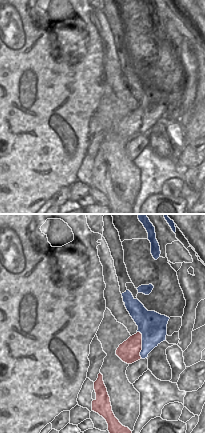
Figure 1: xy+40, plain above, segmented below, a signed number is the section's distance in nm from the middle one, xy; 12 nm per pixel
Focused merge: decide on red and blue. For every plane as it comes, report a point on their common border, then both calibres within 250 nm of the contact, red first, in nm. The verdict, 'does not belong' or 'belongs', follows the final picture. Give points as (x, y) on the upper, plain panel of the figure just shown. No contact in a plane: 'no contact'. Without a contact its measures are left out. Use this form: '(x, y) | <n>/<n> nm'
(141, 120) | 260/340 nm

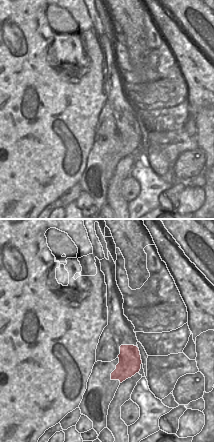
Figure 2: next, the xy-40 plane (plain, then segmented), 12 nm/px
no contact

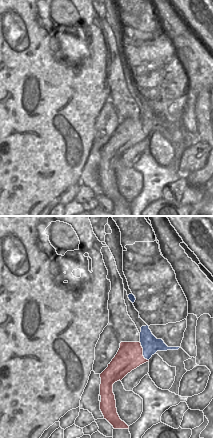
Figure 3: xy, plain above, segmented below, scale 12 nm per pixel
(142, 128) | 320/220 nm

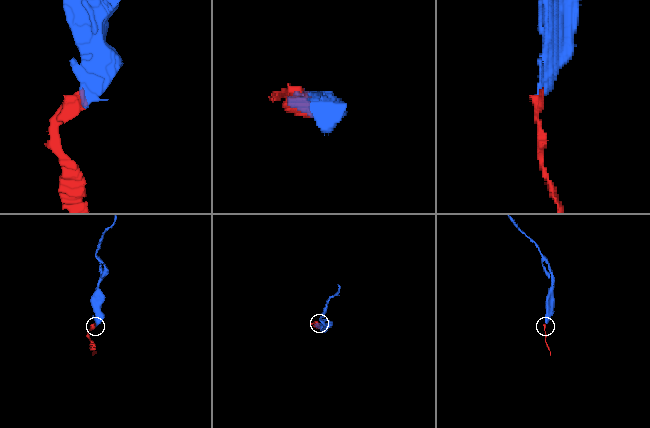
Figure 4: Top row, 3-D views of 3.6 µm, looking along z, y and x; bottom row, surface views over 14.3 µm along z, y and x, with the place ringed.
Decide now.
belongs

